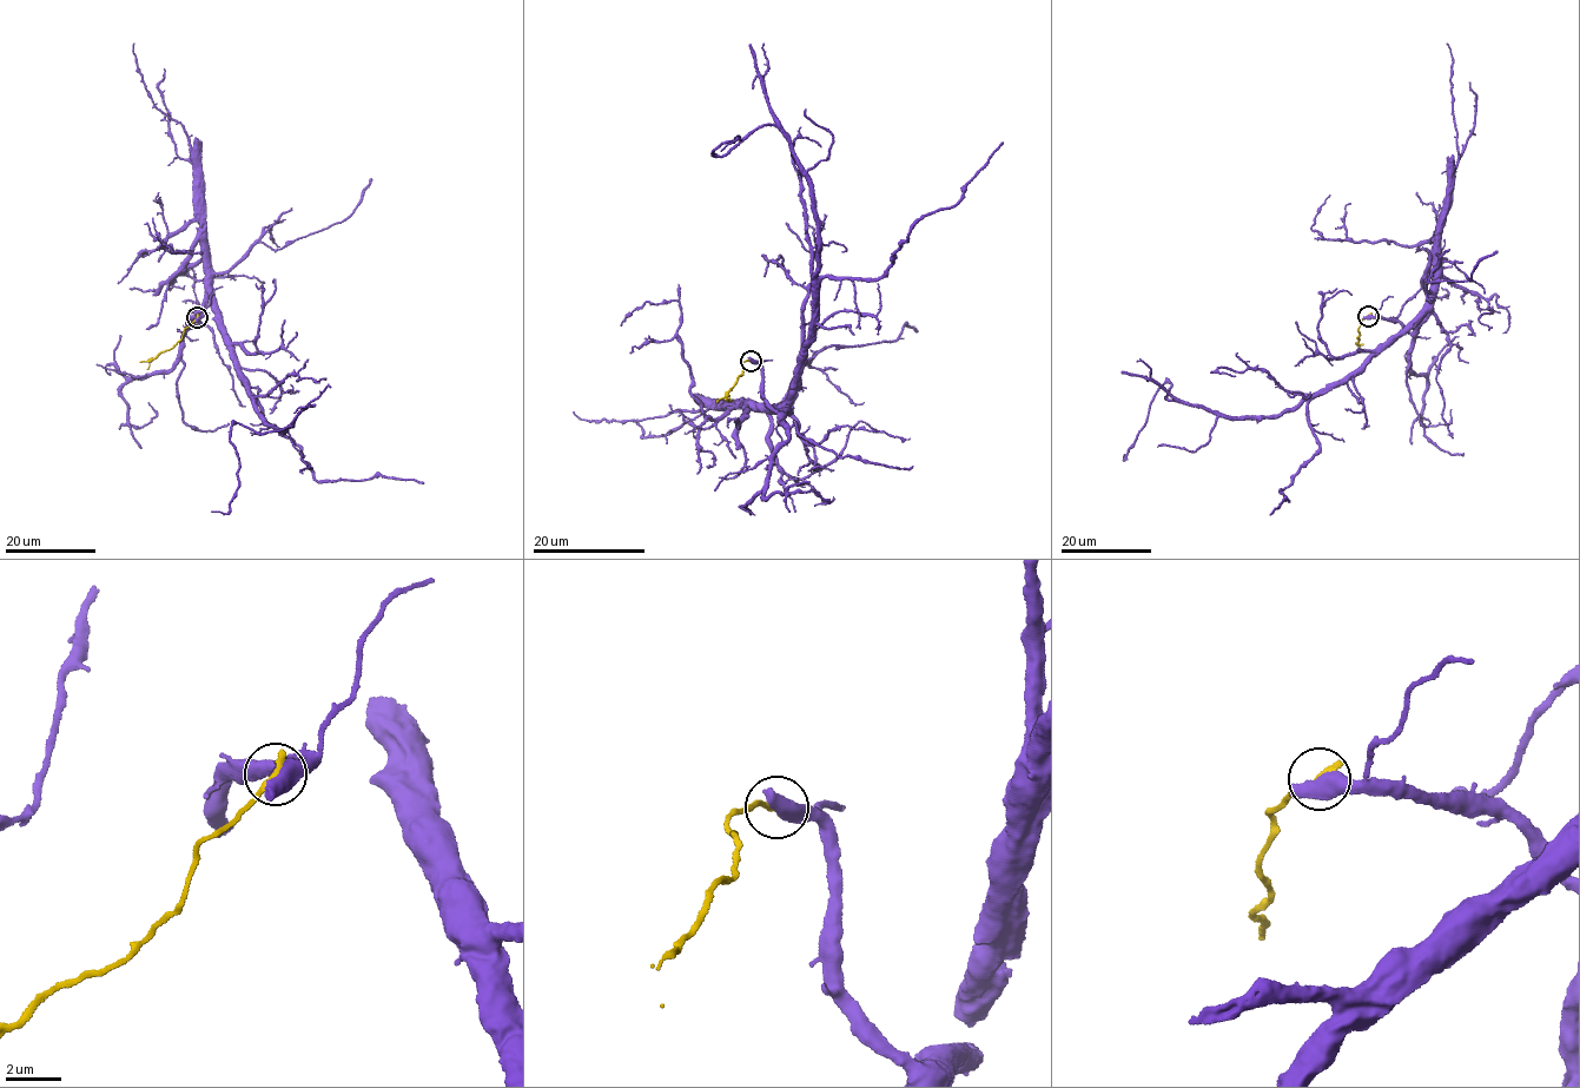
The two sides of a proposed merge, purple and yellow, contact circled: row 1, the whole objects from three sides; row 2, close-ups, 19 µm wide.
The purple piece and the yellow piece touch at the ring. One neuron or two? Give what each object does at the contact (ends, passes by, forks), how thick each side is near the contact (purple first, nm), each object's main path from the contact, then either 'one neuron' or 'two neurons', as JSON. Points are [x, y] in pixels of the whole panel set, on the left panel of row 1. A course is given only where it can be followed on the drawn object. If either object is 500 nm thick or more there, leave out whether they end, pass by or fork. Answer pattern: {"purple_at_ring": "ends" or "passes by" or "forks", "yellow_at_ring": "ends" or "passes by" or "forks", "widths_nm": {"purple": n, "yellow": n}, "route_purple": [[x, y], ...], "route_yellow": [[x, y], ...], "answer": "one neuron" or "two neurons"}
{"widths_nm": {"purple": 750, "yellow": 240}, "route_purple": [[197, 318], [186, 322], [209, 294], [263, 421], [291, 427], [232, 424], [238, 489], [226, 513], [212, 512]], "route_yellow": [[197, 318], [184, 329], [182, 340], [159, 353], [149, 369]], "answer": "two neurons"}

